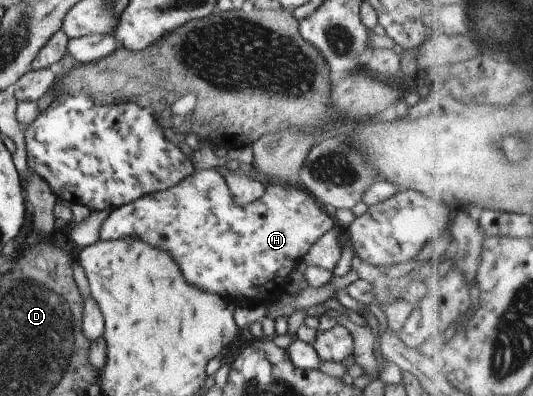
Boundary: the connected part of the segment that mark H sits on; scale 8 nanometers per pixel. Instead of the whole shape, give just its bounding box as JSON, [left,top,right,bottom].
[98,169,333,300]

